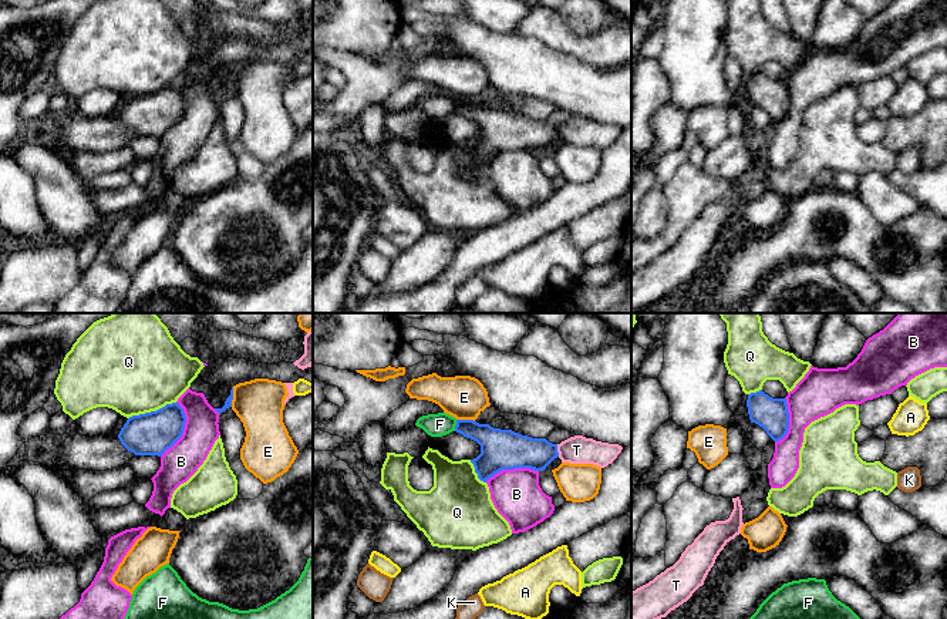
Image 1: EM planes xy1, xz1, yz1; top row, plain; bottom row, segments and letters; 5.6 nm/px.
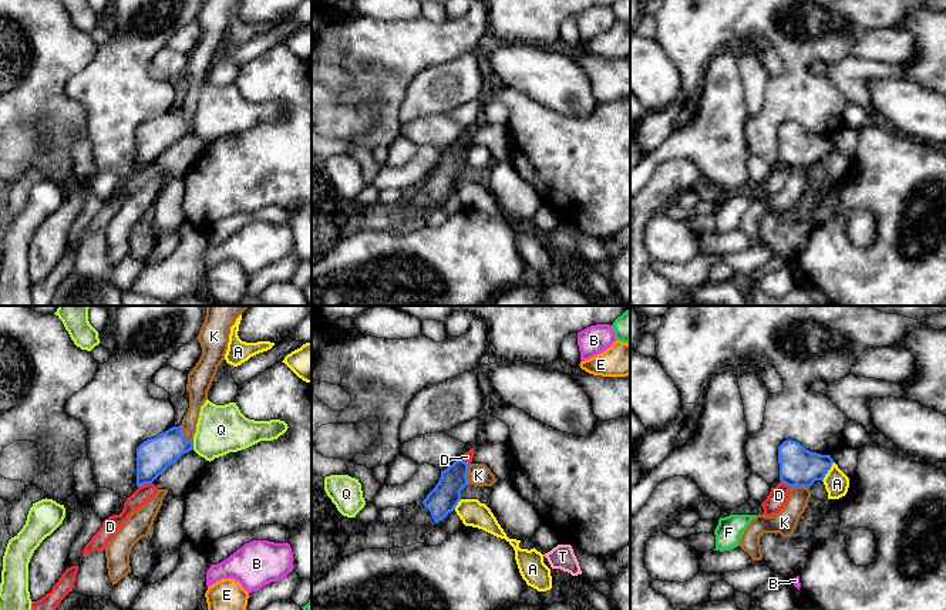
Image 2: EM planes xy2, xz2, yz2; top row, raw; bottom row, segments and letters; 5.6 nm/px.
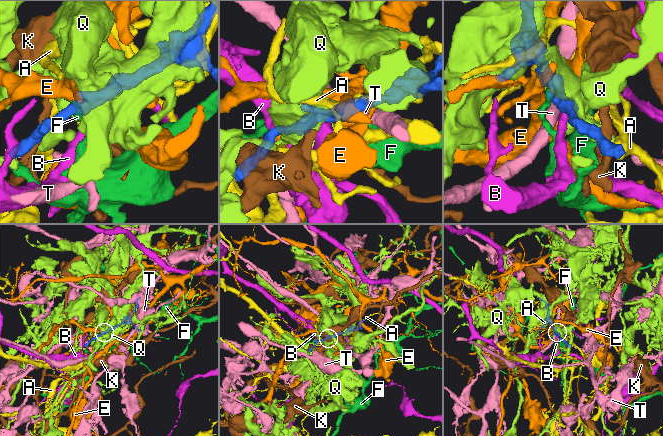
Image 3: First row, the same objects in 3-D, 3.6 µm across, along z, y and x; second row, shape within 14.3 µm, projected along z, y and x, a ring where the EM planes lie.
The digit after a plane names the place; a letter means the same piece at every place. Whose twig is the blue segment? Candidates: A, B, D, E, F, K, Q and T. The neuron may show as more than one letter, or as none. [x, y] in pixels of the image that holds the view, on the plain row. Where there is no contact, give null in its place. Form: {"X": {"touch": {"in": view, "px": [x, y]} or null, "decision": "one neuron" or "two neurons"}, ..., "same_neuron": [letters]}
{"A": {"touch": {"in": "yz2", "px": [827, 154]}, "decision": "two neurons"}, "B": {"touch": {"in": "xy1", "px": [182, 111]}, "decision": "two neurons"}, "D": {"touch": {"in": "xy2", "px": [144, 165]}, "decision": "two neurons"}, "E": {"touch": {"in": "xy1", "px": [232, 78]}, "decision": "two neurons"}, "F": {"touch": {"in": "xz1", "px": [455, 107]}, "decision": "two neurons"}, "K": {"touch": {"in": "xy2", "px": [182, 117]}, "decision": "two neurons"}, "Q": {"touch": {"in": "xy1", "px": [151, 93]}, "decision": "two neurons"}, "T": {"touch": {"in": "xz1", "px": [556, 131]}, "decision": "two neurons"}, "same_neuron": []}

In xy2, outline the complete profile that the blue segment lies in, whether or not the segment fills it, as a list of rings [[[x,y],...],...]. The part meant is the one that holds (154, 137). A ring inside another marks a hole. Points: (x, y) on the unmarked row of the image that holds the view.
[[[181,107],[144,122],[137,129],[137,168],[152,165],[168,148],[192,131],[193,124],[185,121]]]

